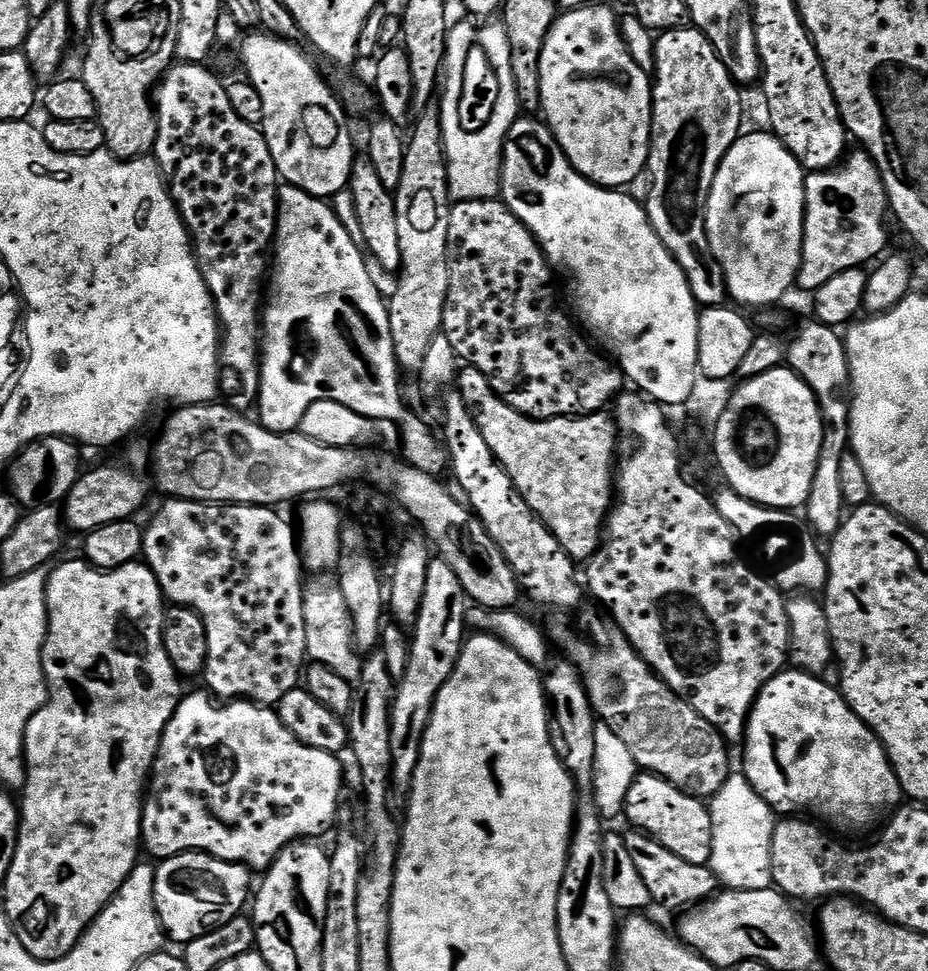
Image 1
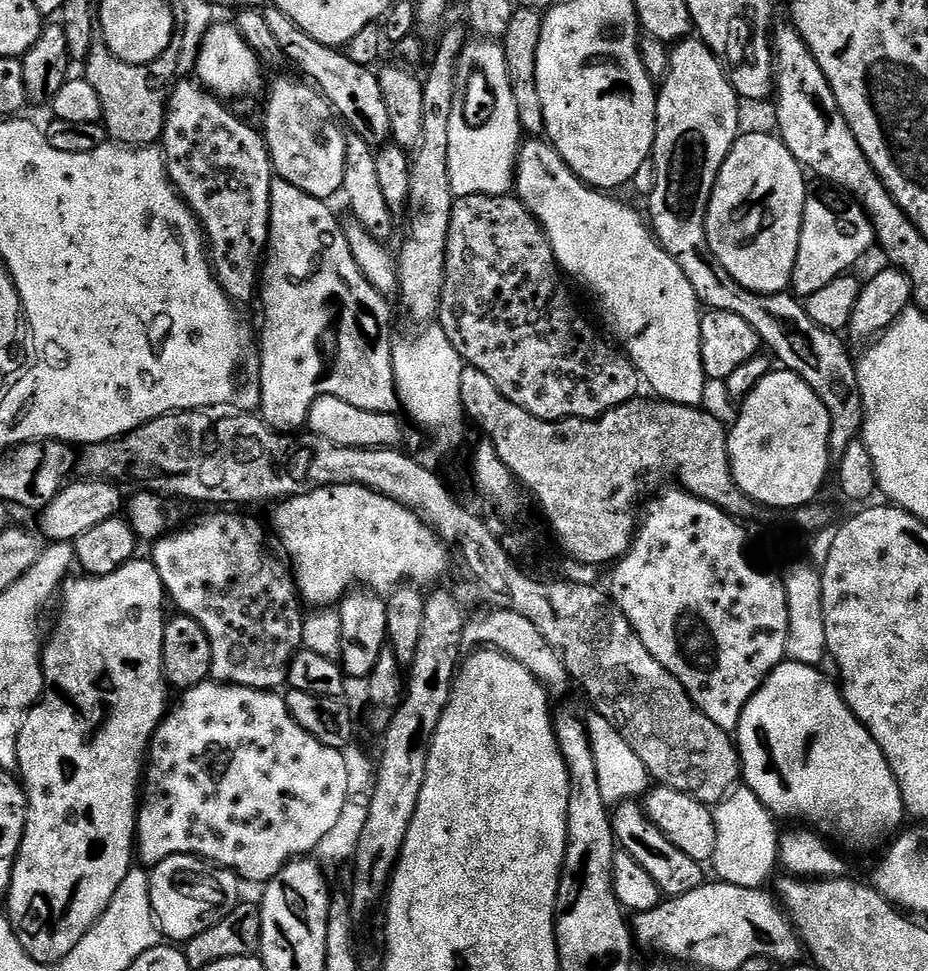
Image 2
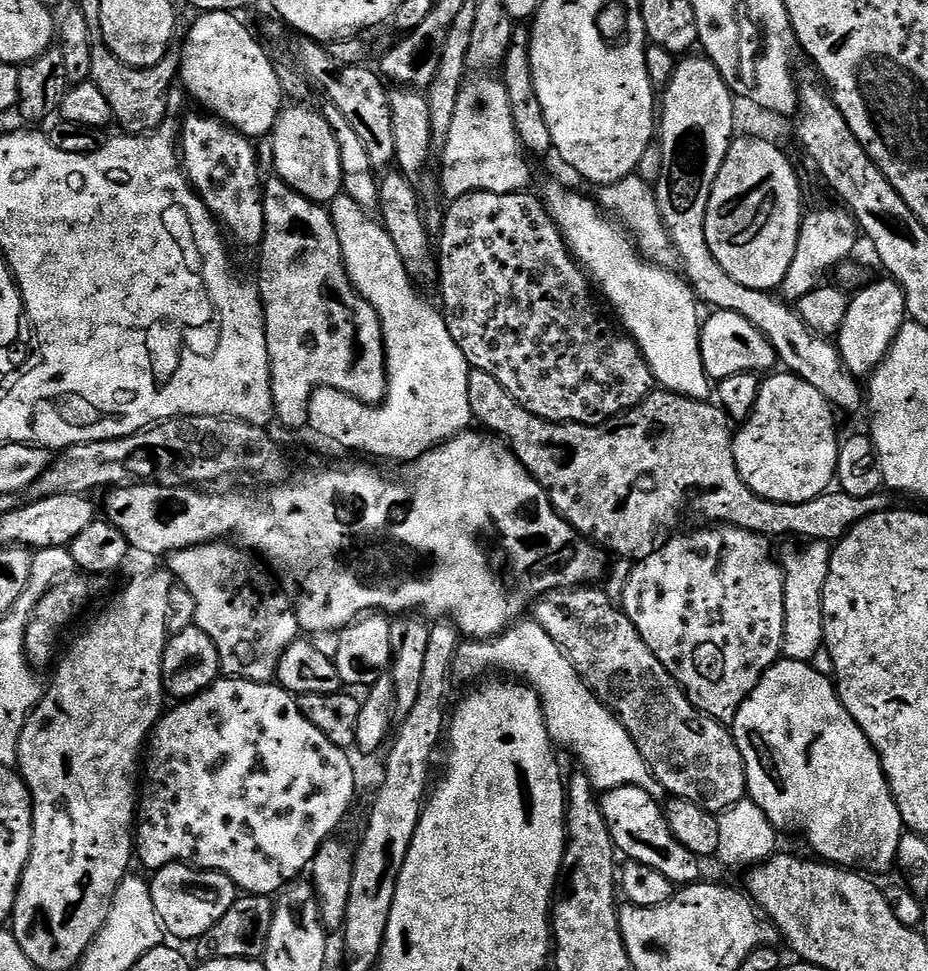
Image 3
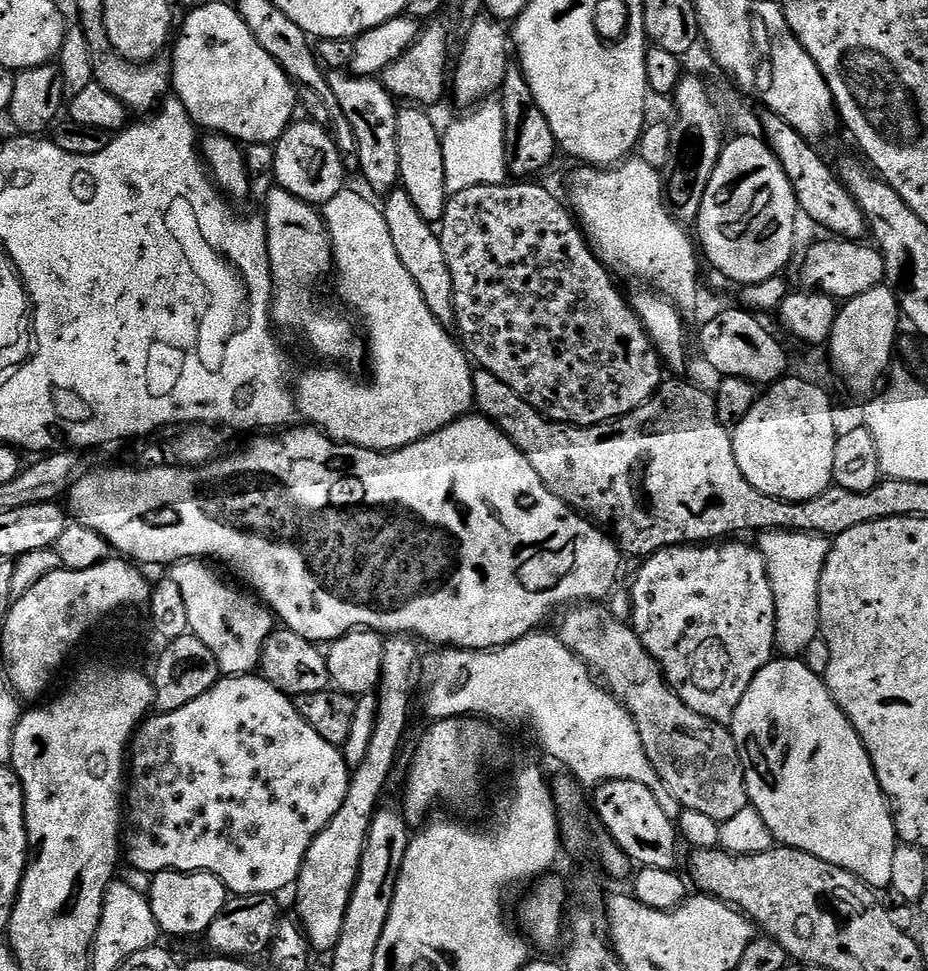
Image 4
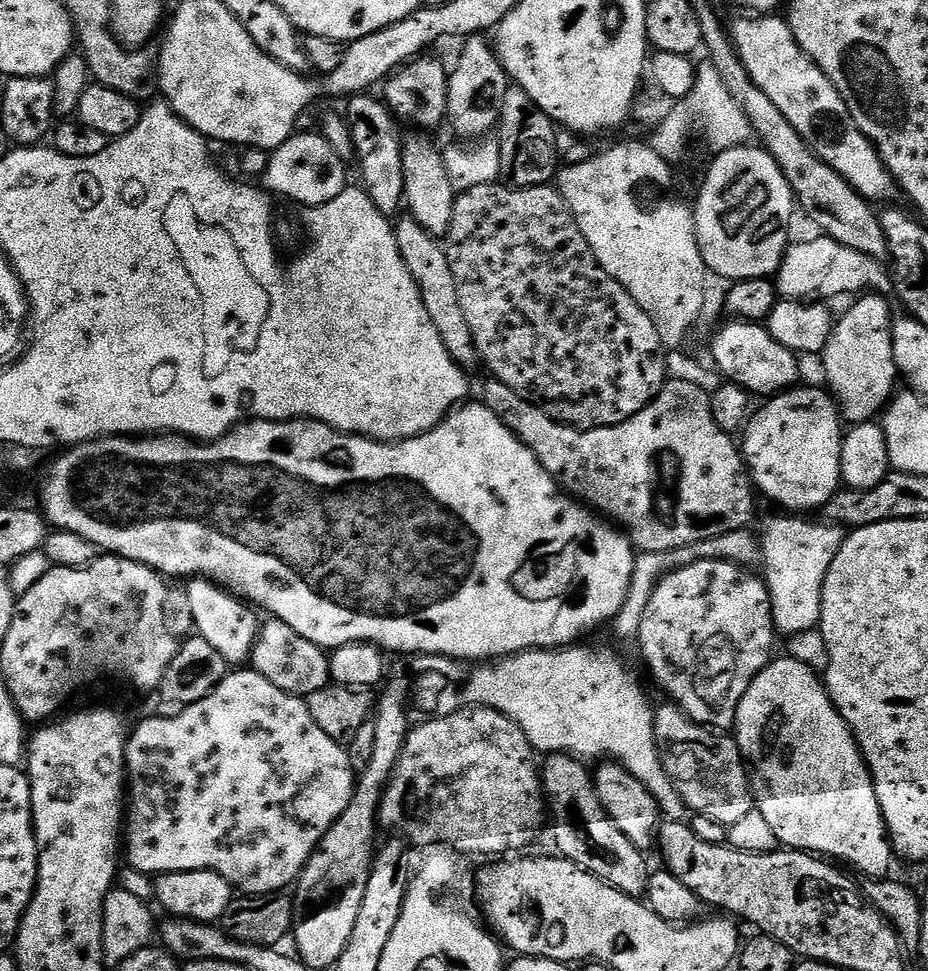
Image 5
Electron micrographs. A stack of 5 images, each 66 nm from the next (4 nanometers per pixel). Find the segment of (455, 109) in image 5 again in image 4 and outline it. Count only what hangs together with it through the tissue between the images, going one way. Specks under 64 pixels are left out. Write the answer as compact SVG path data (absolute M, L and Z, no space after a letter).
M482 14L467 25L464 45L460 48L460 57L454 60L454 75L450 80L451 95L456 95L460 104L476 106L495 97L504 85L504 79L510 67L510 32L501 21L489 14Z

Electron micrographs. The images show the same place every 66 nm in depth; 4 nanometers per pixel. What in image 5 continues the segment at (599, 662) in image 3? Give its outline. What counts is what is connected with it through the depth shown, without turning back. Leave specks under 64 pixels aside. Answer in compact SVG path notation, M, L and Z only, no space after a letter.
M664 702L660 709L655 709L652 729L662 766L674 790L682 794L682 802L689 813L714 818L714 822L727 826L753 812L750 772L731 735L705 730L671 702Z

